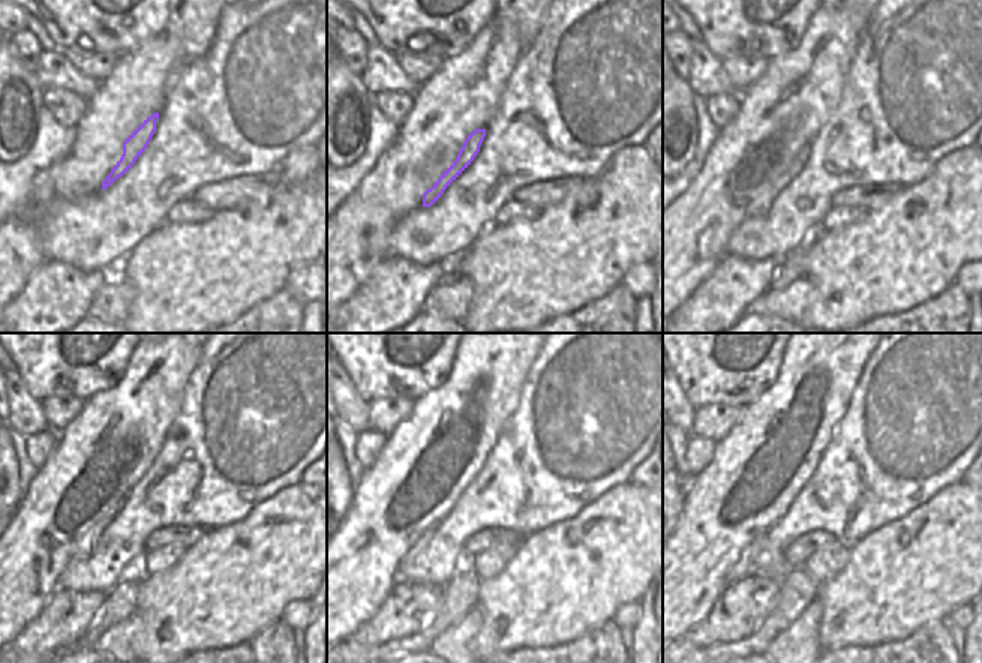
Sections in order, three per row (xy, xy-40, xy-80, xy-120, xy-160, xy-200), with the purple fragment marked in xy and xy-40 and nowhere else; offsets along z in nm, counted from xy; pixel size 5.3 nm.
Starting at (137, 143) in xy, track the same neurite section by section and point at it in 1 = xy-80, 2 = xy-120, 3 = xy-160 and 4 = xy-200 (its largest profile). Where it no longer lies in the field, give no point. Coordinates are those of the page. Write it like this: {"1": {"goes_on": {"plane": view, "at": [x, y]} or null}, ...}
{"1": {"goes_on": {"plane": "xy-80", "at": [772, 189]}}, "2": {"goes_on": {"plane": "xy-120", "at": [93, 534]}}, "3": {"goes_on": {"plane": "xy-160", "at": [420, 545]}}, "4": {"goes_on": {"plane": "xy-200", "at": [738, 570]}}}

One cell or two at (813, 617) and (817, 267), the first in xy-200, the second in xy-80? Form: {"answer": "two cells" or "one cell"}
{"answer": "two cells"}

